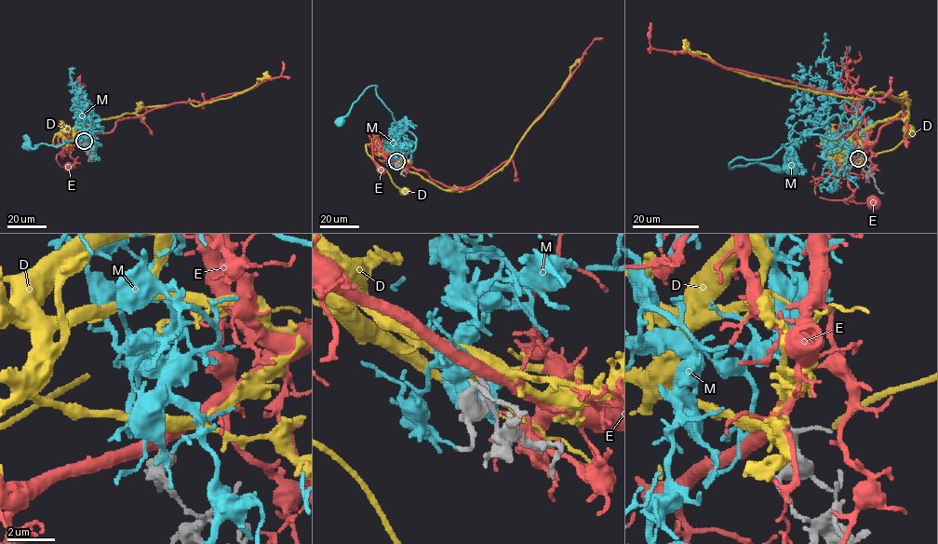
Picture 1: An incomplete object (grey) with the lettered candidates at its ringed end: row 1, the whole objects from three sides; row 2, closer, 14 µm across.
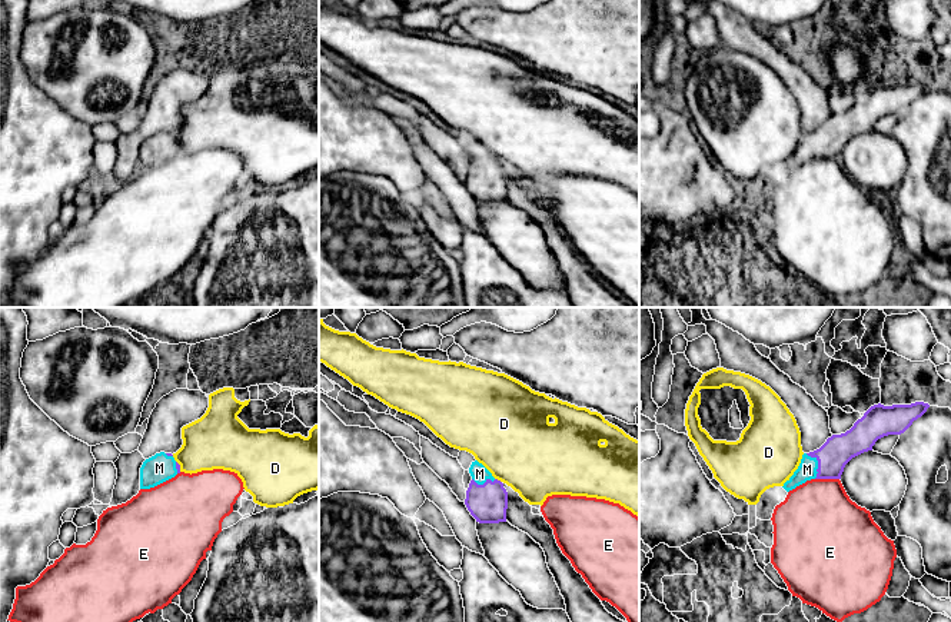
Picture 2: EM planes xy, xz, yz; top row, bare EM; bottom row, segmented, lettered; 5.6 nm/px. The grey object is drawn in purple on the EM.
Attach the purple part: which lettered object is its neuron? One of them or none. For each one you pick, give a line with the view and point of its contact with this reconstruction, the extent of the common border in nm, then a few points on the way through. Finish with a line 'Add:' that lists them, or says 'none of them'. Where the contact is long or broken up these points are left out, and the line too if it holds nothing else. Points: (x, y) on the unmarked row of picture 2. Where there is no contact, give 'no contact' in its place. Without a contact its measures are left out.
M: yz (818, 143) | 160 nm | across yz (838, 129), (818, 143), (807, 149)
Add: M

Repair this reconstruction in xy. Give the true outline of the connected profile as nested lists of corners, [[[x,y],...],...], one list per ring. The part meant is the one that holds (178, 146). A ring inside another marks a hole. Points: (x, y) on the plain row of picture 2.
[[[156,133],[140,147],[140,169],[154,167],[180,153],[180,144],[172,133]]]

